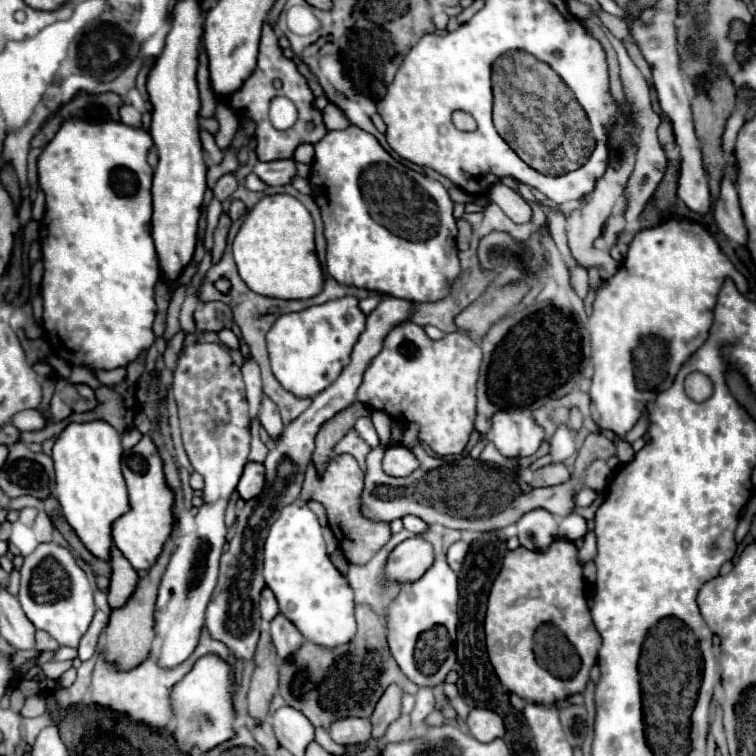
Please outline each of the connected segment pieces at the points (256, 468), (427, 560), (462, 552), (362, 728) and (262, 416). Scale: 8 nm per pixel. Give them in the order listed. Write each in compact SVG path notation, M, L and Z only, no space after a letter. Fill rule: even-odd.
M247 463L245 465L245 471L243 471L243 477L237 485L237 493L241 499L253 499L261 493L263 489L263 483L265 483L265 469L261 463Z
M411 537L399 543L387 561L387 577L397 579L399 583L417 581L435 561L433 545L423 537Z
M457 541L457 543L453 543L453 545L449 547L449 551L445 553L447 563L449 563L449 567L451 567L453 571L459 571L459 569L461 569L461 563L463 563L463 559L465 559L465 555L467 555L467 549L469 549L469 543Z
M341 719L335 721L329 729L329 735L339 745L355 745L355 743L367 743L371 739L371 721L369 719Z
M269 397L261 399L261 411L259 411L259 421L271 435L271 439L279 437L283 431L283 423L279 417L279 409L275 409L275 403Z

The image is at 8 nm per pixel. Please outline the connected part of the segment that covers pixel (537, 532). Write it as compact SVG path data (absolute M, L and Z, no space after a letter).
M535 509L523 515L517 523L519 543L525 549L547 549L557 539L557 521L545 509Z

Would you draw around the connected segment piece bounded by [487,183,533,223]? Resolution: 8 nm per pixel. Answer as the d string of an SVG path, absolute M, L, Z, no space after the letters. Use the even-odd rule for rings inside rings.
M503 183L493 185L491 191L487 193L487 197L493 199L493 203L497 203L513 223L527 223L533 219L533 211L531 211L529 203L525 203L519 193L511 191Z

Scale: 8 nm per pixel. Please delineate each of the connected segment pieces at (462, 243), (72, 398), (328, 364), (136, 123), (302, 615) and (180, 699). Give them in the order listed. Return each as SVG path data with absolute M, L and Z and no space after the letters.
M463 219L457 221L457 229L459 229L459 235L457 235L457 247L463 251L469 247L469 239L471 239L471 225Z
M59 379L53 399L49 403L49 413L45 415L47 423L65 421L71 413L83 413L97 405L93 389L87 385L75 385L67 379Z
M355 297L327 301L295 315L287 313L279 317L267 333L267 349L275 379L295 397L313 399L317 393L327 389L349 365L351 349L363 329L365 315L361 313Z
M123 103L121 109L119 109L119 117L125 125L131 125L131 127L141 127L141 113L129 105L129 103Z
M303 499L287 505L271 525L265 541L263 577L275 593L279 611L295 623L301 635L321 647L337 647L355 635L353 591L347 579L333 567L327 557L321 525Z
M215 655L201 657L195 667L175 685L171 701L177 715L177 727L173 735L183 751L191 751L193 747L207 751L233 737L235 715L231 707L231 691L233 683L229 679L229 665Z

